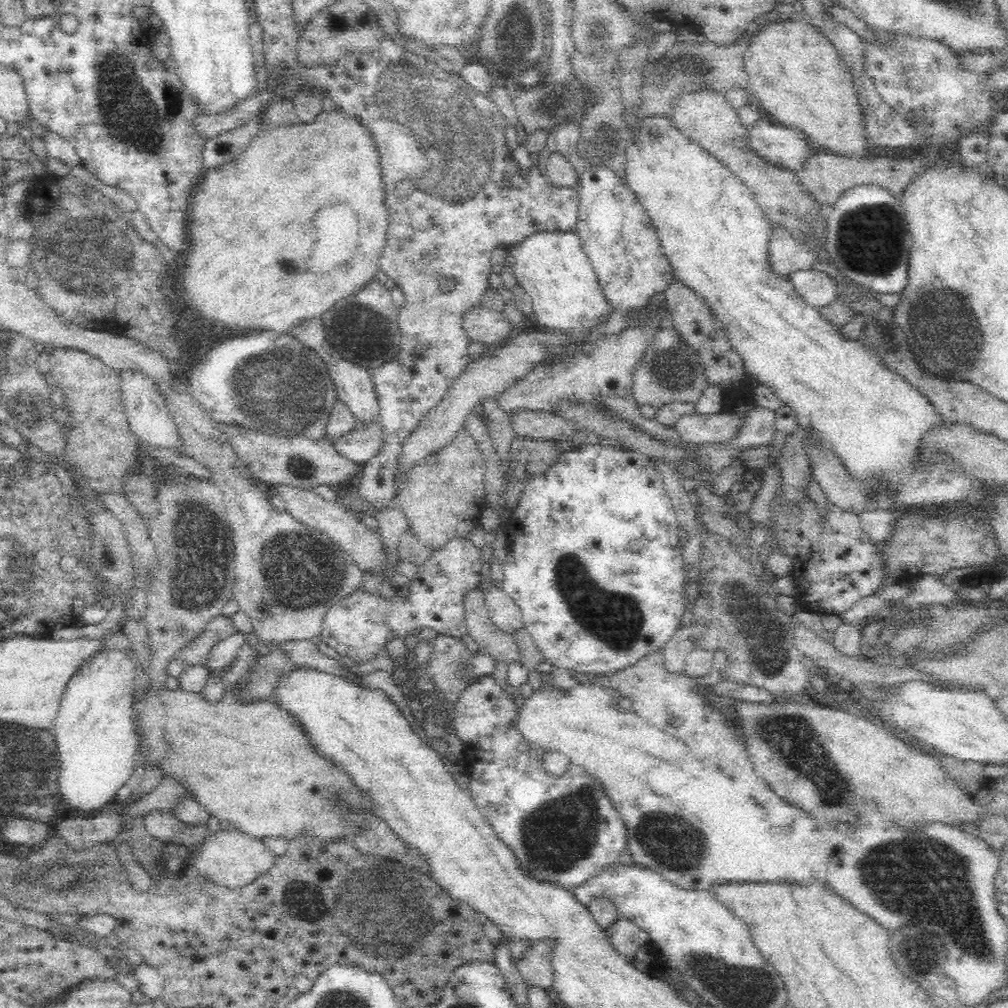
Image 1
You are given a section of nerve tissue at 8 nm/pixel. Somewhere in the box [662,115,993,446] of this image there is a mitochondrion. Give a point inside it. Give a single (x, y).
(944, 326)

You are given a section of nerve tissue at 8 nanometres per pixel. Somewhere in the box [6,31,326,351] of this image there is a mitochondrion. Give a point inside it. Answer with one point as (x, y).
(134, 116)

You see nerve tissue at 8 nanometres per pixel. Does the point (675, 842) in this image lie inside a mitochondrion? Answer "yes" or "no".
yes

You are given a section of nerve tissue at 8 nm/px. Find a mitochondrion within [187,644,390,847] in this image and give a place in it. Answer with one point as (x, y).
(335, 798)

